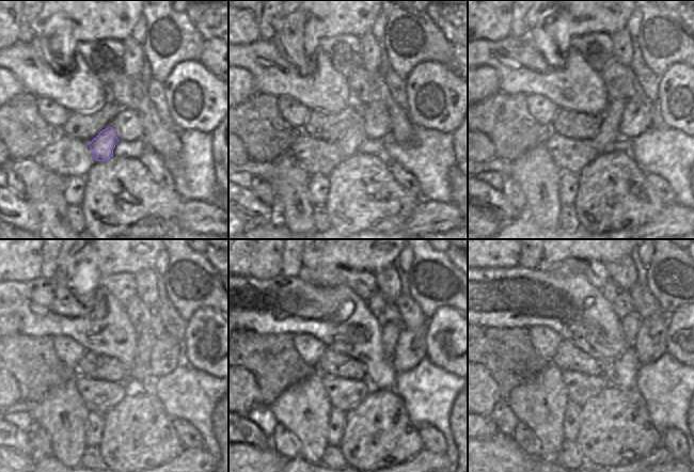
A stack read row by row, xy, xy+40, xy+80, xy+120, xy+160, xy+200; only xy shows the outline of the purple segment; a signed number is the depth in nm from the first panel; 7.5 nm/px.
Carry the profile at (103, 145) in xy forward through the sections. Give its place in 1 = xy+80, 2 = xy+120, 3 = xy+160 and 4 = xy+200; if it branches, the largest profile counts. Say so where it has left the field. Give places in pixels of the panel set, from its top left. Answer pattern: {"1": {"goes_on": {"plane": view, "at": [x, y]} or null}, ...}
{"1": {"goes_on": {"plane": "xy+80", "at": [609, 131]}}, "2": {"goes_on": {"plane": "xy+120", "at": [146, 339]}}, "3": {"goes_on": {"plane": "xy+160", "at": [390, 331]}}, "4": {"goes_on": {"plane": "xy+200", "at": [630, 325]}}}

